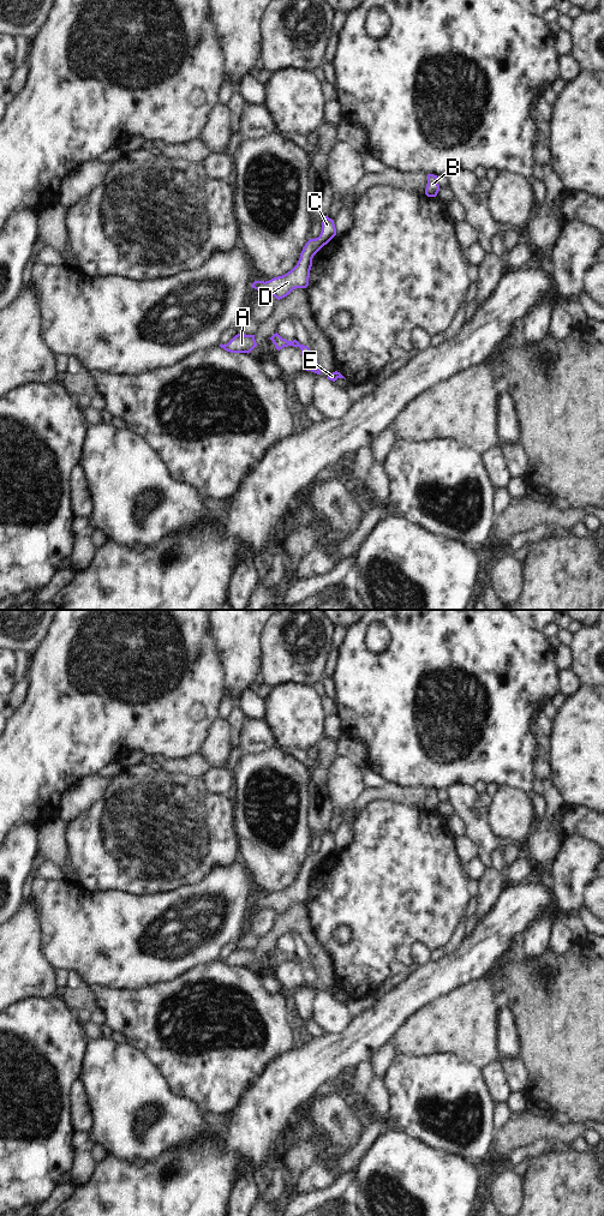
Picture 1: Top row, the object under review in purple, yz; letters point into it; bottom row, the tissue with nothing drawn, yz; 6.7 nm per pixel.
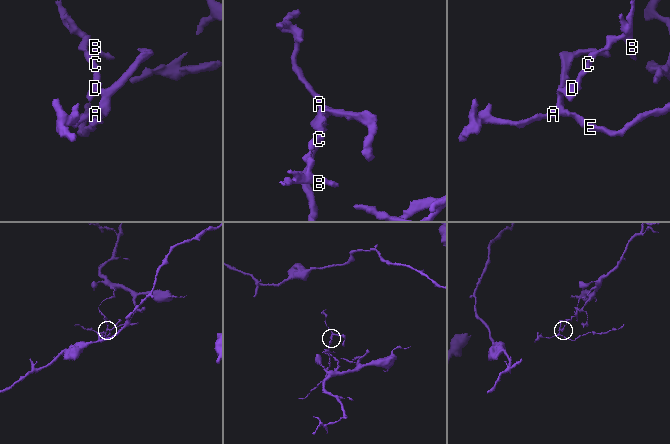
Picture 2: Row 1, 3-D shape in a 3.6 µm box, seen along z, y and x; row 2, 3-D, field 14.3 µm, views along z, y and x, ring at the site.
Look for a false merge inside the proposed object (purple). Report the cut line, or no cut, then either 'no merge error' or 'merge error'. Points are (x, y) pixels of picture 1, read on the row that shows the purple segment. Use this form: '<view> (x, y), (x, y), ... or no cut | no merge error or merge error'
no cut | no merge error

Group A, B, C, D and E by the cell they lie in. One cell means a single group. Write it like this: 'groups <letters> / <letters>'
groups A B C D E

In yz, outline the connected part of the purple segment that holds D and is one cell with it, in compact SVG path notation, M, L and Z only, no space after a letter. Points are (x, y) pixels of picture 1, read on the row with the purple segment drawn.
M324 216L322 232L318 238L310 239L300 253L297 265L282 276L269 281L255 281L252 288L262 294L274 295L277 300L287 296L295 288L306 288L309 286L310 270L313 256L336 235L334 220Z

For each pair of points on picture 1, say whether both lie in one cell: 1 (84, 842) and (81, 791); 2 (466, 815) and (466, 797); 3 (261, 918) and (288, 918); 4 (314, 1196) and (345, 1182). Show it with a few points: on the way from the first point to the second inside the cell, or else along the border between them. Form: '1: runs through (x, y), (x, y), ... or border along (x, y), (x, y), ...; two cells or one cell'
1: border along (103, 794), (67, 825); two cells
2: runs through (466, 810), (466, 802); one cell
3: border along (276, 914), (273, 926), (267, 932); two cells
4: runs through (321, 1196), (338, 1188); one cell

